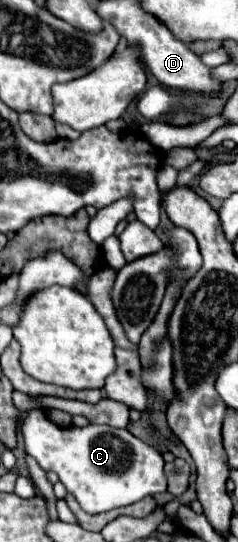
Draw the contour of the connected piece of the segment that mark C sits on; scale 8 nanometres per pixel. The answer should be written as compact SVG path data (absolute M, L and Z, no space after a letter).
M32 408L22 418L20 430L24 436L26 452L36 458L36 462L42 466L42 470L56 472L60 476L60 482L66 486L66 490L74 494L74 498L78 500L82 510L88 514L100 514L100 512L108 512L112 508L128 506L128 504L142 500L144 496L154 496L154 494L166 490L162 454L154 446L150 446L144 440L130 434L126 428L110 428L110 426L96 426L96 424L88 424L84 428L58 426L46 416L44 410Z

